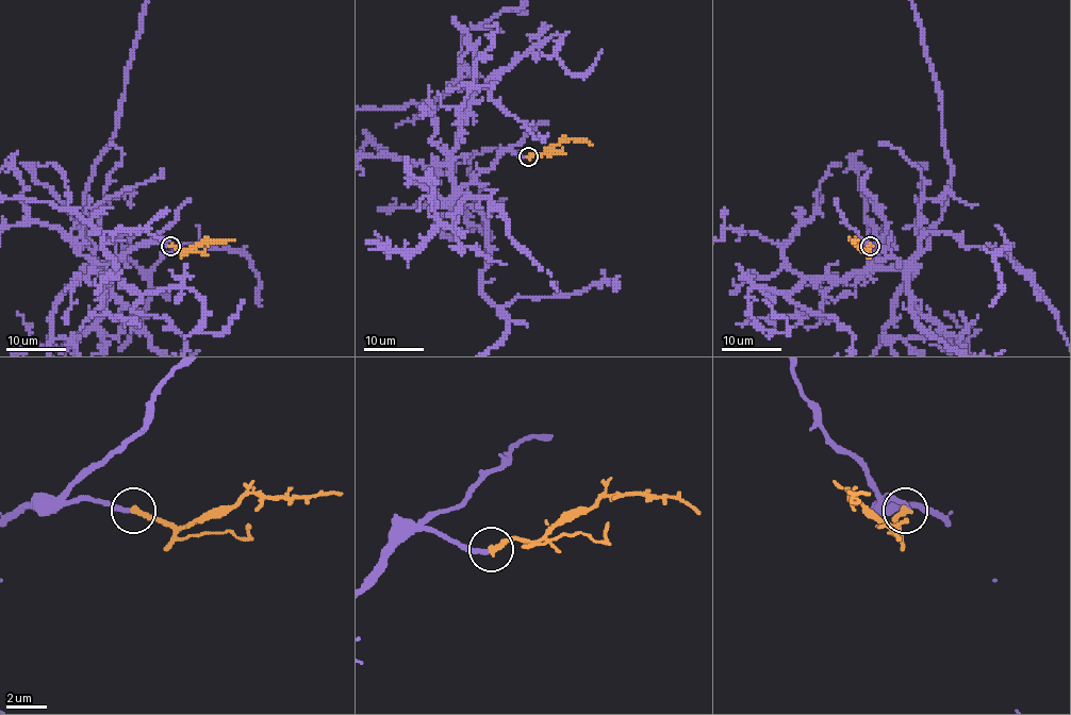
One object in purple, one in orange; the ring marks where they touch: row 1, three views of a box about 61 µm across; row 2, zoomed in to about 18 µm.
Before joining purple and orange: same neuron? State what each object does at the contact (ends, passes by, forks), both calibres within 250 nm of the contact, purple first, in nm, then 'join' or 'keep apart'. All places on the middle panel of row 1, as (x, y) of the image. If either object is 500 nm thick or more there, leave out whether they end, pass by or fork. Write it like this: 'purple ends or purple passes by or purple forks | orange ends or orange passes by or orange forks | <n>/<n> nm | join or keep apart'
purple ends | orange ends | 240/320 nm | join

